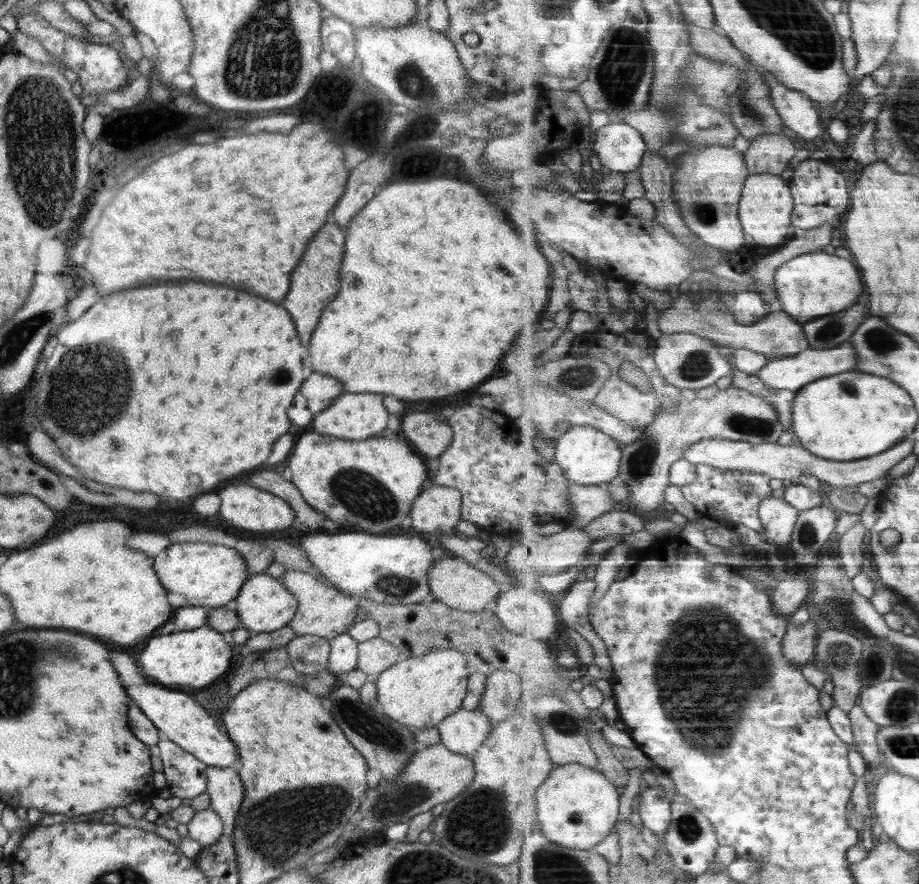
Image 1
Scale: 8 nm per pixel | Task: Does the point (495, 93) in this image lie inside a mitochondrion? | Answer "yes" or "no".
no

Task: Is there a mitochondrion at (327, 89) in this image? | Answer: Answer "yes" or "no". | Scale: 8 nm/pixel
no

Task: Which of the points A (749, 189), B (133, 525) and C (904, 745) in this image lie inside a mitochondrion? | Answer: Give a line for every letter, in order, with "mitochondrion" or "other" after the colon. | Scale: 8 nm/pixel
A: other
B: other
C: mitochondrion

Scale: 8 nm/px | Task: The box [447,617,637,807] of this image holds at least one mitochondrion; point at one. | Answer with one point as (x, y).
(563, 723)

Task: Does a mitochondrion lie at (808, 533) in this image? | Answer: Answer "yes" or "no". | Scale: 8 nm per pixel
yes

